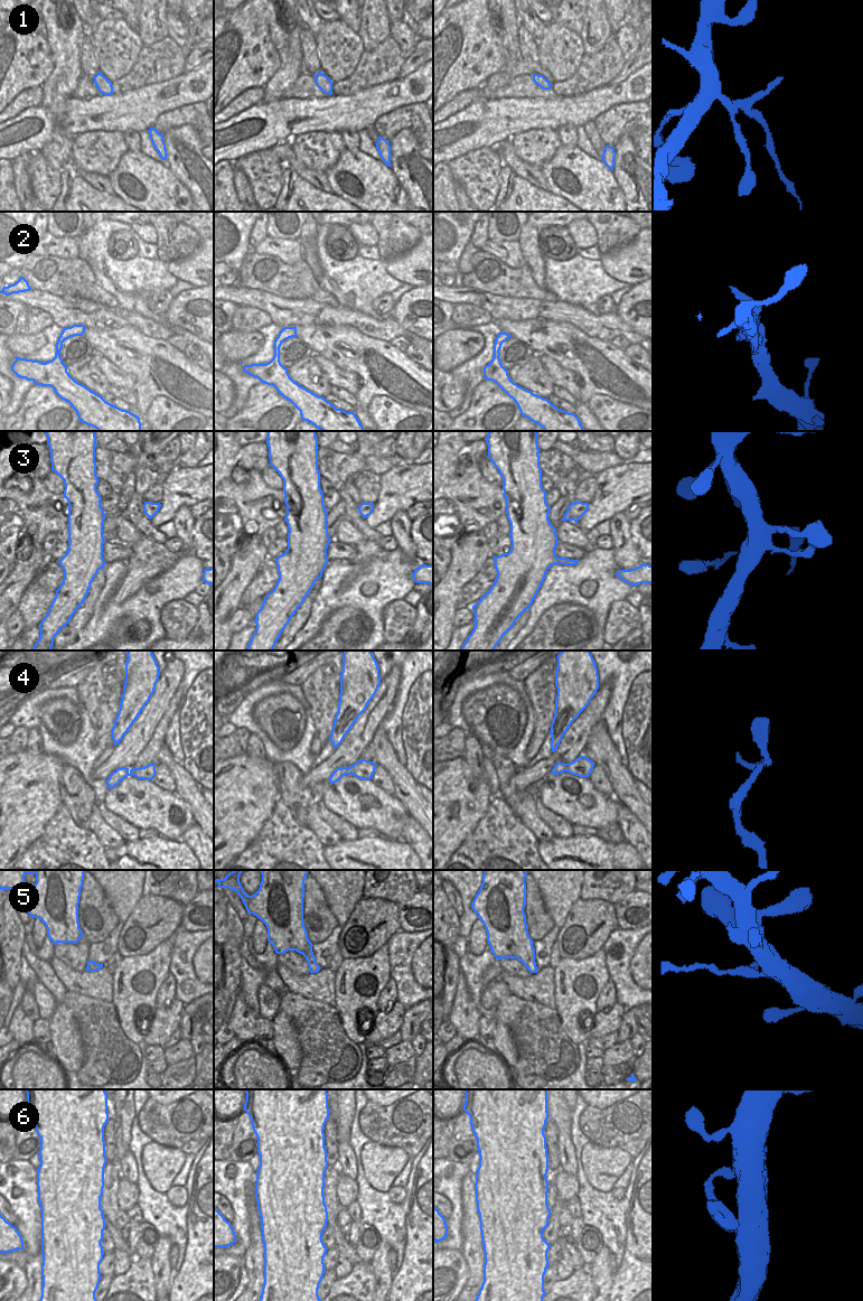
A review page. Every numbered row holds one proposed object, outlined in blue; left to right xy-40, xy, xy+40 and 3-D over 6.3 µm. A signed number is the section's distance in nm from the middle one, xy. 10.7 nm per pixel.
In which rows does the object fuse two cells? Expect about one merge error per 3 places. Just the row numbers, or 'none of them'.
1, 4, 5.

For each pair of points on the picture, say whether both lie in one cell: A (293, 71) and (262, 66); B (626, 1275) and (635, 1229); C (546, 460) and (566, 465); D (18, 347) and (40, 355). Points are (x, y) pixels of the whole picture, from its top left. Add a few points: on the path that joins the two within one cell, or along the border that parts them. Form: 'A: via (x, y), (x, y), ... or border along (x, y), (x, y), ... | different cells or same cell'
A: border along (272, 43), (278, 53), (279, 68), (262, 86) | different cells
B: via (636, 1264), (638, 1241) | same cell
C: via (551, 461), (562, 465) | same cell
D: border along (41, 331), (45, 343), (25, 356) | different cells

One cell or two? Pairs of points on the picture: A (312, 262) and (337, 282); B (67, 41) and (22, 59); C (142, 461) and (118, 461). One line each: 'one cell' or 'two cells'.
A: two cells
B: two cells
C: two cells

